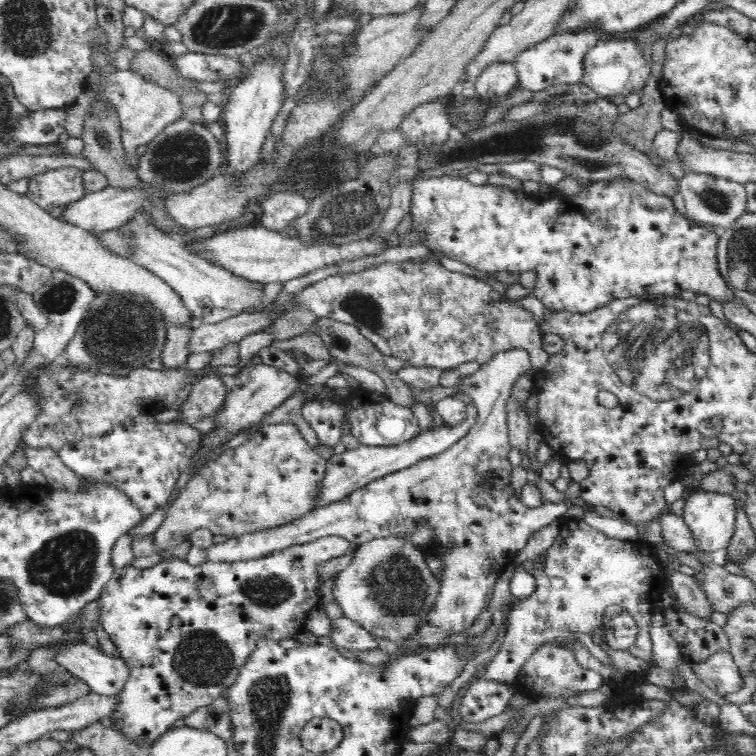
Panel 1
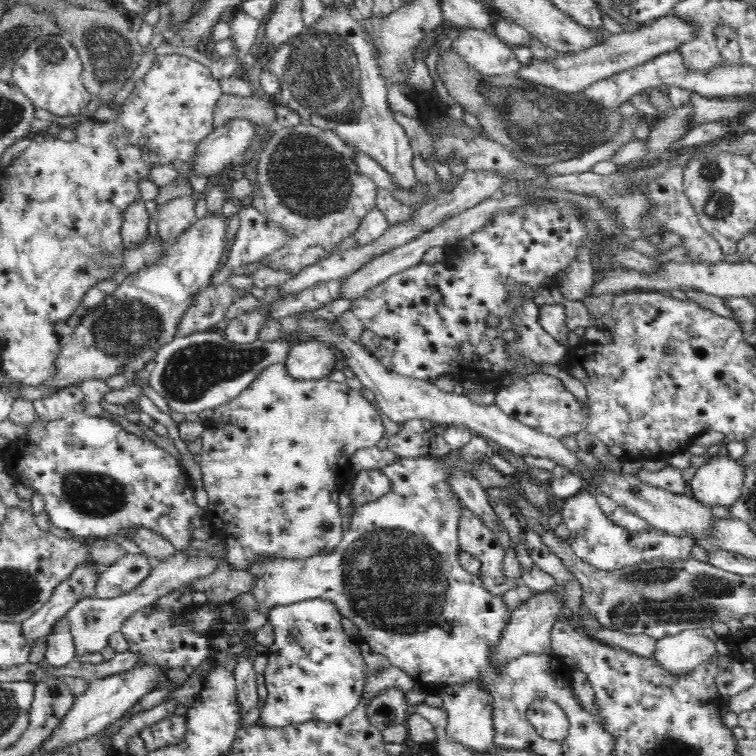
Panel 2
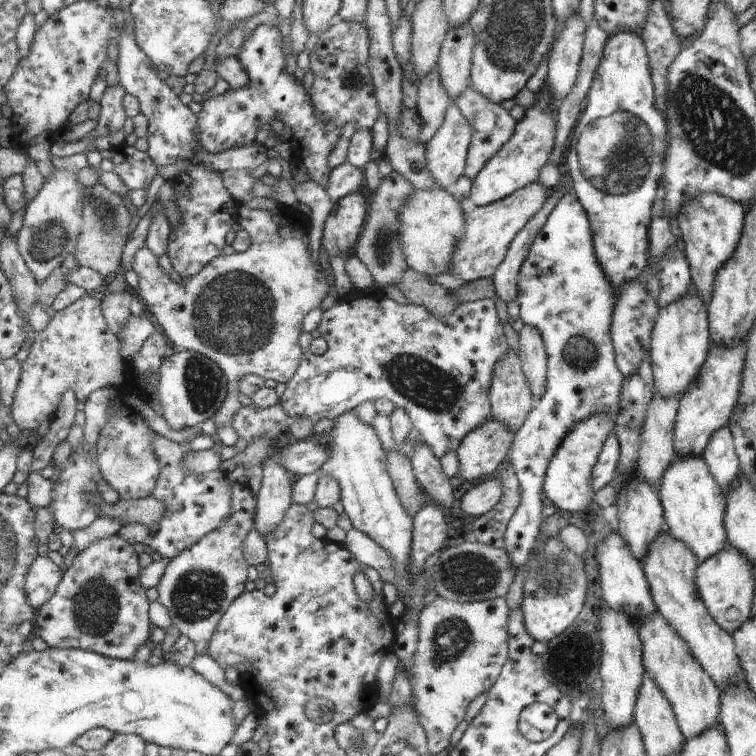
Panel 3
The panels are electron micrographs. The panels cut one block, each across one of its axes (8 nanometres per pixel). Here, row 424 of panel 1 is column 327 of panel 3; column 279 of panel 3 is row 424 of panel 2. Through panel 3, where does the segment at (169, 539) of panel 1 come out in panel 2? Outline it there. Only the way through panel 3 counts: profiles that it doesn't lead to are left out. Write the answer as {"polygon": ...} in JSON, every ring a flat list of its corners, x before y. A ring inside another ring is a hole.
{"polygon":[[274,362,256,377,252,384,241,392,236,398,214,409,212,416,205,423,202,432,201,474,203,487,207,492,209,502,207,506,207,519,211,522,212,534,226,544,224,558,232,568,246,569,258,554,283,555,284,558,308,558,314,554,328,554,334,550,342,540,342,515,338,505,338,496,344,492,354,473,350,465,351,456,360,449,370,449,378,444,384,434,384,425,380,410,376,409,362,394,360,390,353,390,345,382,333,382,328,377,324,378,294,378,288,374,285,362]]}

